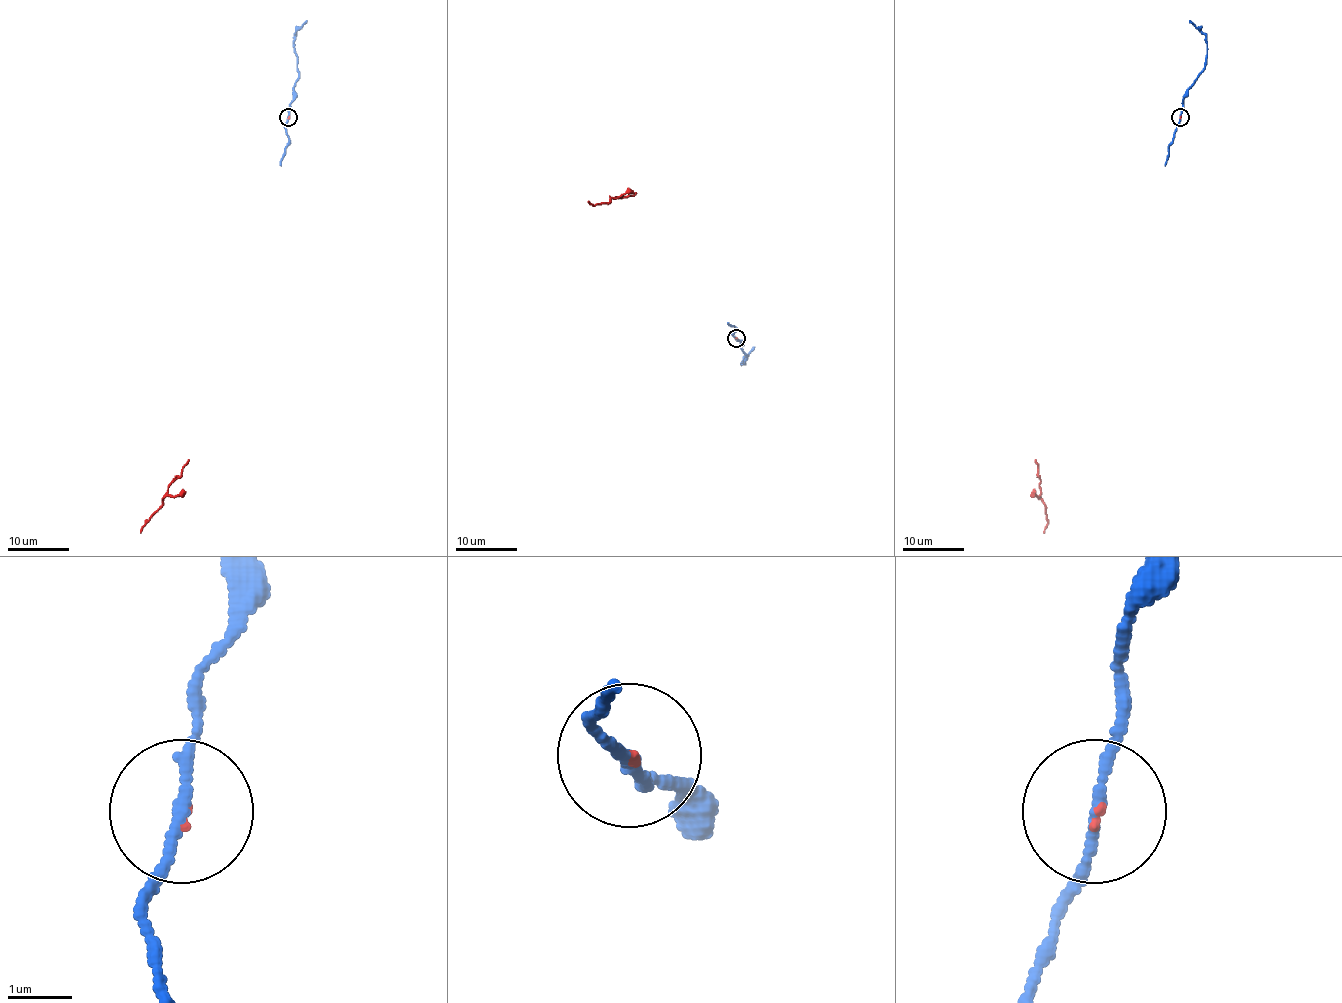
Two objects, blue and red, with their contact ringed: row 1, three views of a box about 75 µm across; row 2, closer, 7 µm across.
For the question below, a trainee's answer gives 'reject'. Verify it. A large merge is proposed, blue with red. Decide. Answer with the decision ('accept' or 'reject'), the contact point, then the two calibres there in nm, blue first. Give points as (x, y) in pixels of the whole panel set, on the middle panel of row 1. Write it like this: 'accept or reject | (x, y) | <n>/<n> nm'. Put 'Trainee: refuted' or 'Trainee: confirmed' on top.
Trainee: refuted
accept | (736, 338) | 140/60 nm

